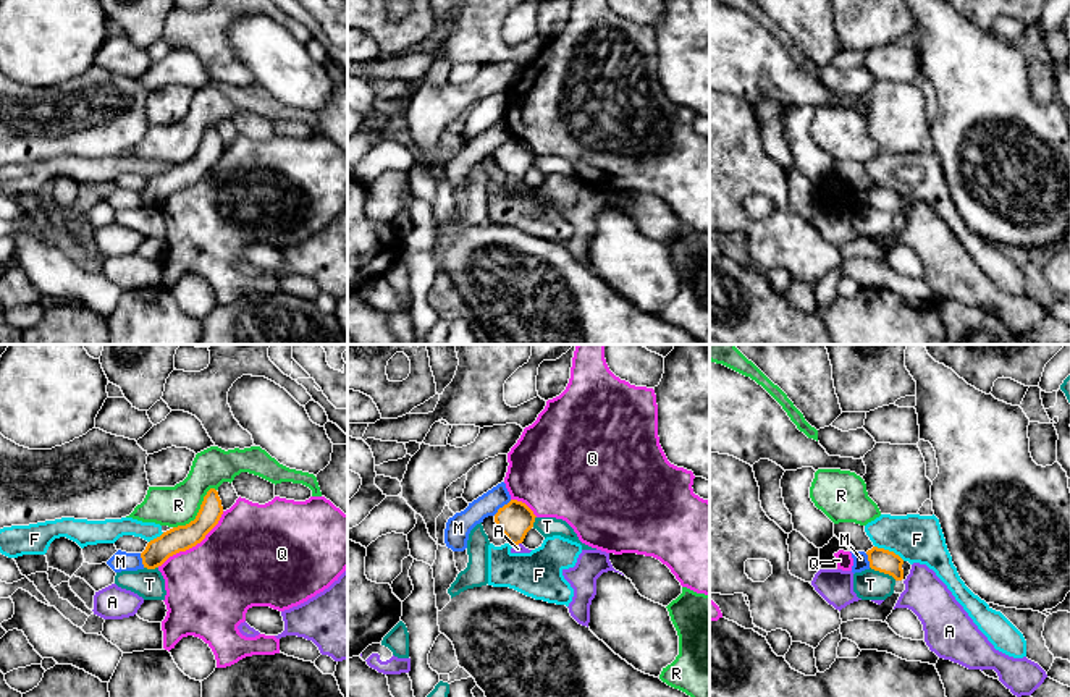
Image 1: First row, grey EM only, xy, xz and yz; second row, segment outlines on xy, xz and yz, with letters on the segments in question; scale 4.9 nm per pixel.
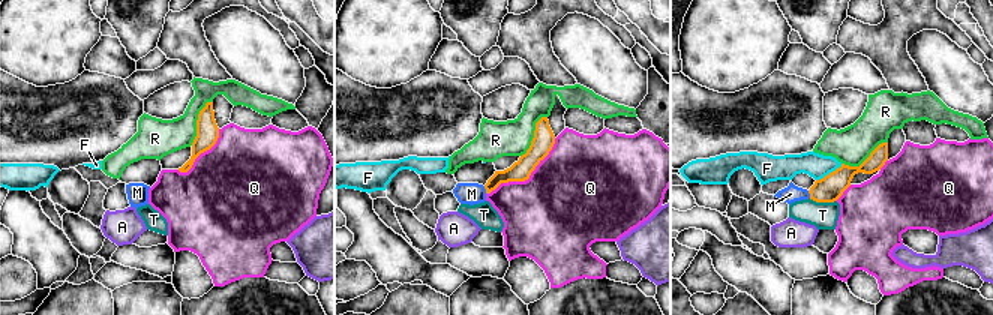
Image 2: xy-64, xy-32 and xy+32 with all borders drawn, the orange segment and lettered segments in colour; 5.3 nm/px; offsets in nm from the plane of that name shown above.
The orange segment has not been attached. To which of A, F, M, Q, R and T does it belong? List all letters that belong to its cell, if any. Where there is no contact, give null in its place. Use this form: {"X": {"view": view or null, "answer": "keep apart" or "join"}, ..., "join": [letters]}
{"A": {"view": "xz", "answer": "keep apart"}, "F": {"view": "yz", "answer": "keep apart"}, "M": {"view": "xz", "answer": "keep apart"}, "Q": {"view": "xy", "answer": "keep apart"}, "R": {"view": "xy", "answer": "keep apart"}, "T": {"view": "yz", "answer": "keep apart"}, "join": []}

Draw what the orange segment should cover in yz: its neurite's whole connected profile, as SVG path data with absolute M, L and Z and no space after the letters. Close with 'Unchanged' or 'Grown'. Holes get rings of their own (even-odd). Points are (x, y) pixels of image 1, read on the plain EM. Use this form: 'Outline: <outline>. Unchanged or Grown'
Outline: M873 184L871 188L866 189L870 205L884 212L889 212L895 217L894 230L902 231L905 228L904 222L904 197L895 192L894 189L884 188Z. Grown

